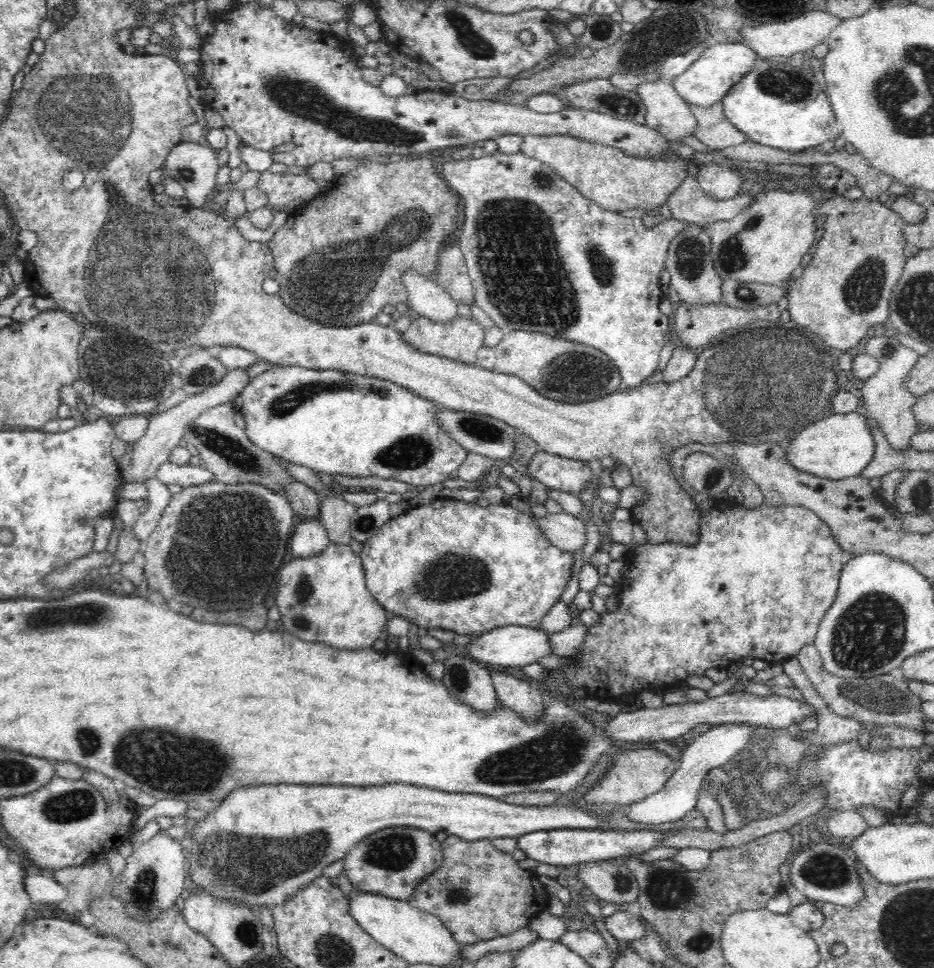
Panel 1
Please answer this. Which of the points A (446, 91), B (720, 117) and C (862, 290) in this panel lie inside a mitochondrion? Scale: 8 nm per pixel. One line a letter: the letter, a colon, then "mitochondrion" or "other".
A: other
B: other
C: mitochondrion

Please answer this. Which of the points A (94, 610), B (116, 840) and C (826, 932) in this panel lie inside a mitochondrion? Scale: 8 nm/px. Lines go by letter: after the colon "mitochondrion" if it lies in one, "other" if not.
A: mitochondrion
B: other
C: other

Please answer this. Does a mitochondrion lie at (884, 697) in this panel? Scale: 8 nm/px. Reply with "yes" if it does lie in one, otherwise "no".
yes

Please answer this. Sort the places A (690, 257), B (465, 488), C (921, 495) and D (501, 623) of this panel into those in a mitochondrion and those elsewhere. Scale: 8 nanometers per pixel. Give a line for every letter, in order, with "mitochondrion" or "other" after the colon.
A: mitochondrion
B: other
C: mitochondrion
D: other

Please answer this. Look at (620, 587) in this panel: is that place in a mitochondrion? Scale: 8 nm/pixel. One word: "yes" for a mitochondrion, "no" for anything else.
no

